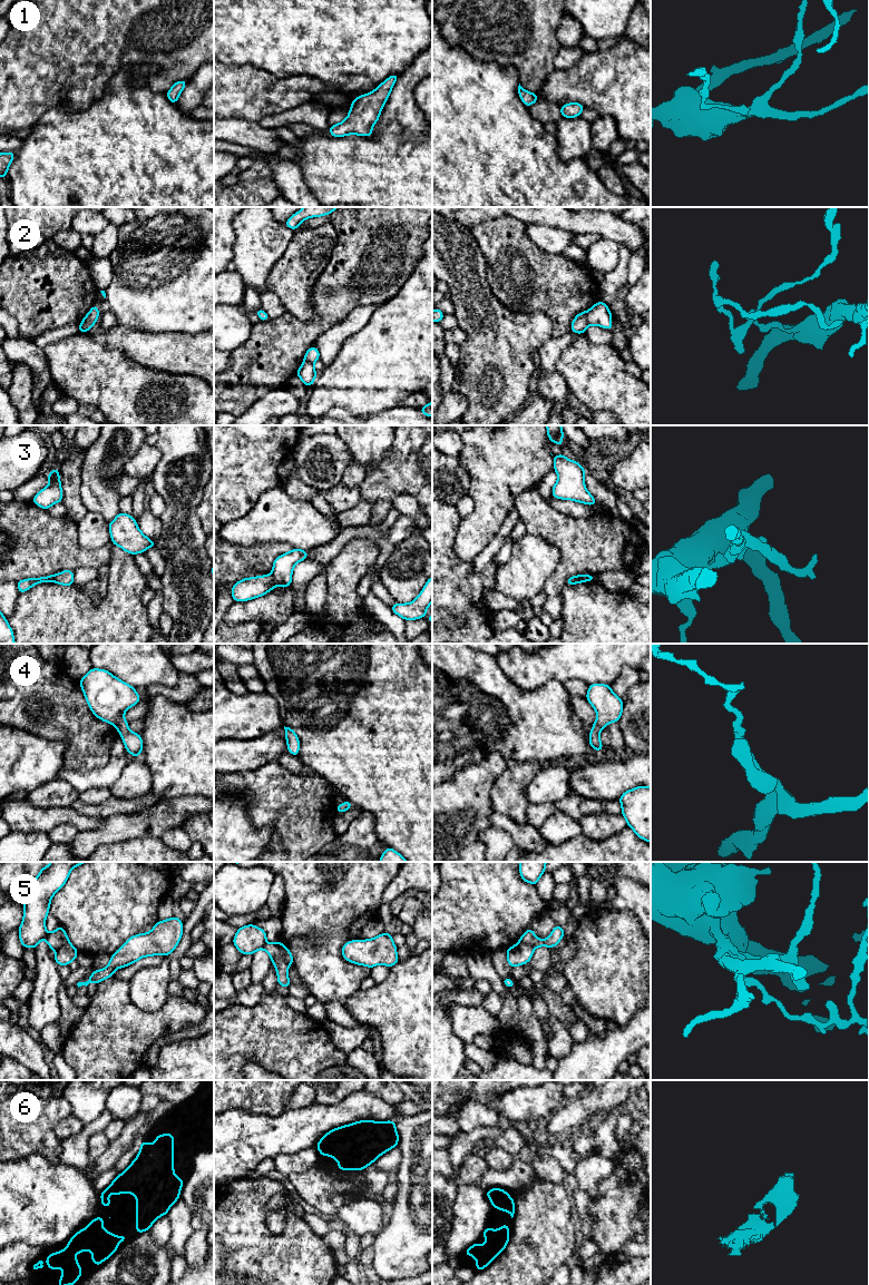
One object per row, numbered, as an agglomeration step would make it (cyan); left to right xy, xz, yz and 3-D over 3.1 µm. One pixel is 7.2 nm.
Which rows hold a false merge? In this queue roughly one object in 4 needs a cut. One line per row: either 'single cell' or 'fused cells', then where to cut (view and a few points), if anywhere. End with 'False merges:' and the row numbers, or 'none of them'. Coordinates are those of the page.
1: single cell; no cut
2: fused cells; cut in yz along (585, 312), (585, 319), (588, 324)
3: fused cells; cut in xz along (271, 574), (275, 585)
4: single cell; no cut
5: fused cells; cut in xz along (279, 942), (289, 964)
6: single cell; no cut
False merges: 2, 3, 5

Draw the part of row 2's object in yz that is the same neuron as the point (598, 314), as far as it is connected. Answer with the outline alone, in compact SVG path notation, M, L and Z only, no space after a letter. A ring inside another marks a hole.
M598 301L586 312L588 325L597 325L606 330L613 330L612 313L604 302Z

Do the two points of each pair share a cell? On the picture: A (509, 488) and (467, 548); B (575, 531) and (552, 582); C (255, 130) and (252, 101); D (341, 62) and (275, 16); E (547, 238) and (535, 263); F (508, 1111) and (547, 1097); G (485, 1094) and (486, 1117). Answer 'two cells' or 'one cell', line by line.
A: one cell
B: one cell
C: two cells
D: one cell
E: two cells
F: one cell
G: two cells

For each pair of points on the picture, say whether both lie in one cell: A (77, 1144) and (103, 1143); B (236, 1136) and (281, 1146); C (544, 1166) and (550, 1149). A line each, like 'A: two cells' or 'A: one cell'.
A: two cells
B: one cell
C: two cells

